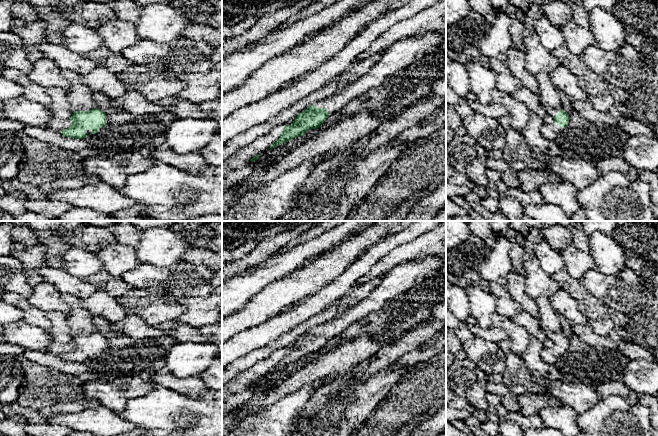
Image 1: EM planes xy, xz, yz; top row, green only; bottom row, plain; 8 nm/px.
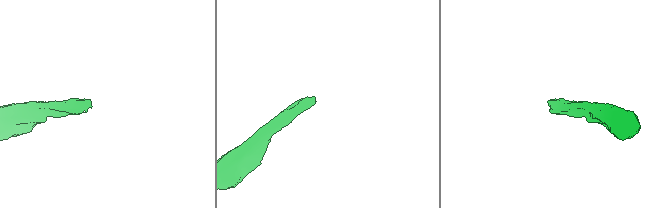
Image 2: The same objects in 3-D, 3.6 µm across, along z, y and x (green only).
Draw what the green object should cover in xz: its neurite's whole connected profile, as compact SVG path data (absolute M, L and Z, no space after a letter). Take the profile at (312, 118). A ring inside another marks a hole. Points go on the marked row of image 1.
M446 30L426 32L421 36L413 36L395 43L365 75L346 87L343 92L318 101L301 112L290 126L284 127L280 138L269 149L304 136L310 129L319 128L330 115L340 112L353 99L383 84L388 76L423 58L440 44L445 34Z

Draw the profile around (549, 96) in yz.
M541 72L535 75L539 84L537 92L540 102L544 107L561 109L562 104L559 97L559 90L554 87L549 73Z

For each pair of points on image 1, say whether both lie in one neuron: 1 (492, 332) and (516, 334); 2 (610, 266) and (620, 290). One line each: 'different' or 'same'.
1: different
2: different

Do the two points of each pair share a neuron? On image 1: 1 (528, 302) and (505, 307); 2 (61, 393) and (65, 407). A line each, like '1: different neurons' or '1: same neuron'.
1: different neurons
2: different neurons

